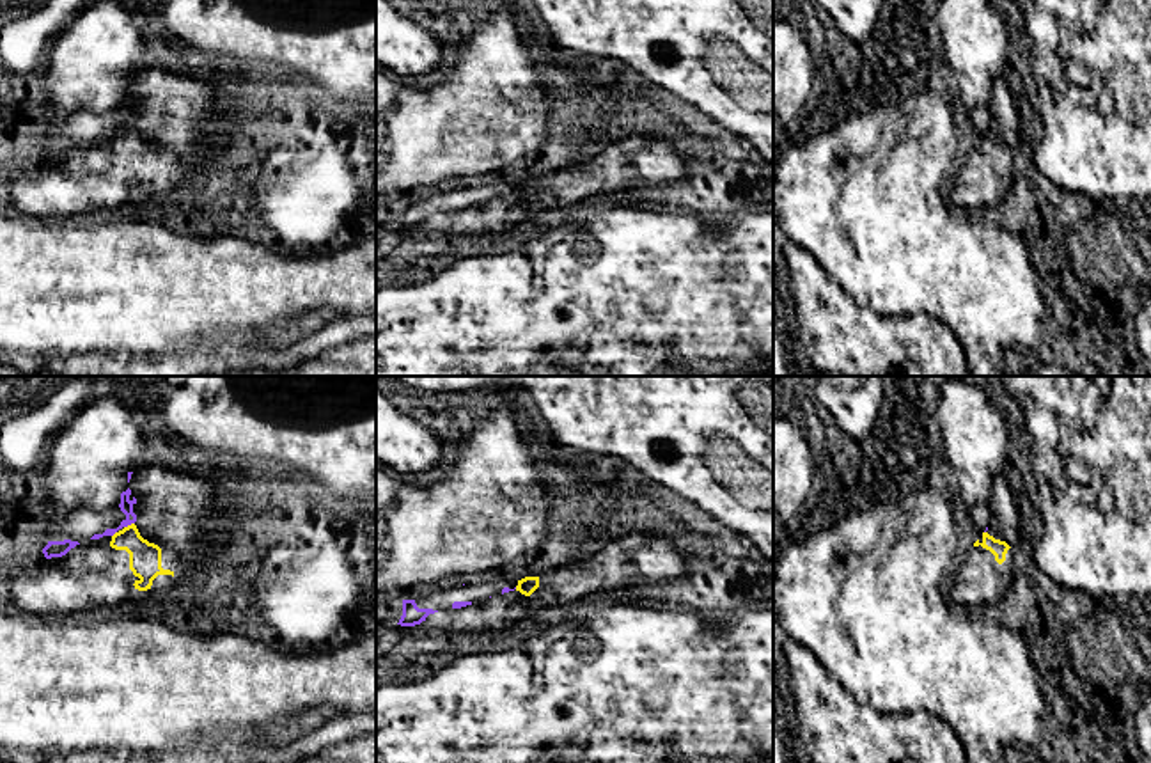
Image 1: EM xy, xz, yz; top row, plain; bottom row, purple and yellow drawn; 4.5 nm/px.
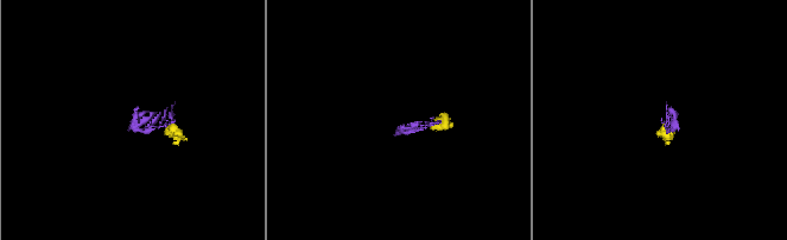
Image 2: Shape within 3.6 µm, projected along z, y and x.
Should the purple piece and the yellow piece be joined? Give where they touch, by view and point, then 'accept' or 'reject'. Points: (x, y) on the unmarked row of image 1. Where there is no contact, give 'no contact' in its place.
meets purple in xy at (128, 126); reject

